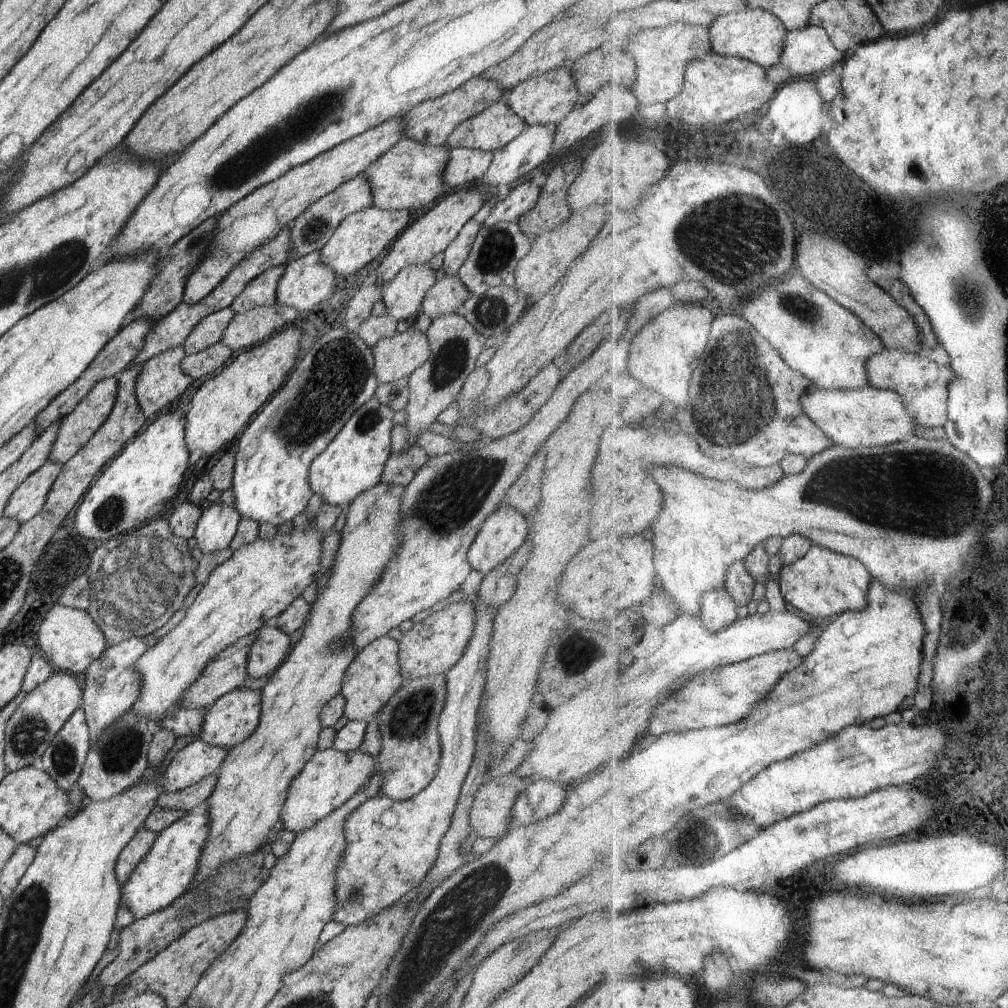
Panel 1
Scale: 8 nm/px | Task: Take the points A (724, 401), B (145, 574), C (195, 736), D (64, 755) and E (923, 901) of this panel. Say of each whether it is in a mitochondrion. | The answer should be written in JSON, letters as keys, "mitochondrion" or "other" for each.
{"A":"mitochondrion","B":"mitochondrion","C":"other","D":"mitochondrion","E":"other"}

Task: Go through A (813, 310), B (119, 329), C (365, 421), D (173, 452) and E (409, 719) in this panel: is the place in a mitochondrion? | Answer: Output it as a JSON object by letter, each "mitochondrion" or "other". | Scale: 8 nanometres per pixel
{"A":"mitochondrion","B":"other","C":"mitochondrion","D":"other","E":"mitochondrion"}

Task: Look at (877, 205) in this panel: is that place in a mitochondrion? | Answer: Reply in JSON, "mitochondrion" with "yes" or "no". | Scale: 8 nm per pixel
{"mitochondrion":"no"}

